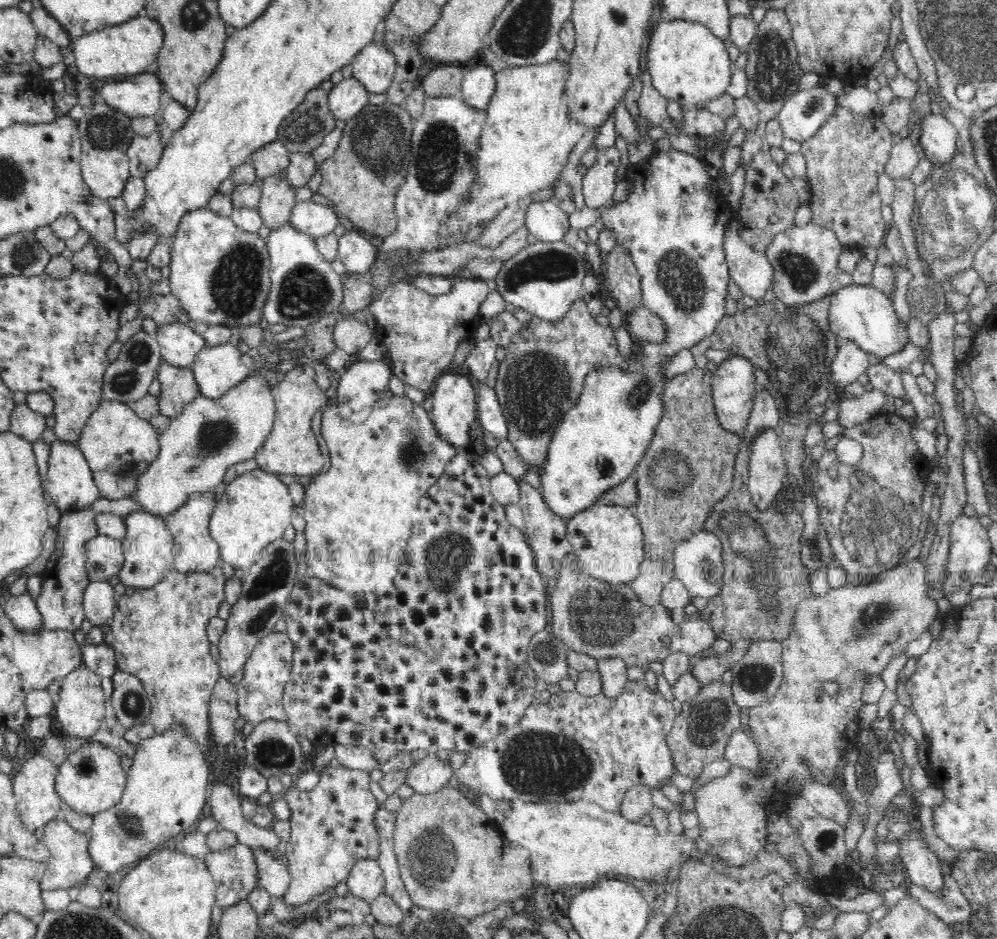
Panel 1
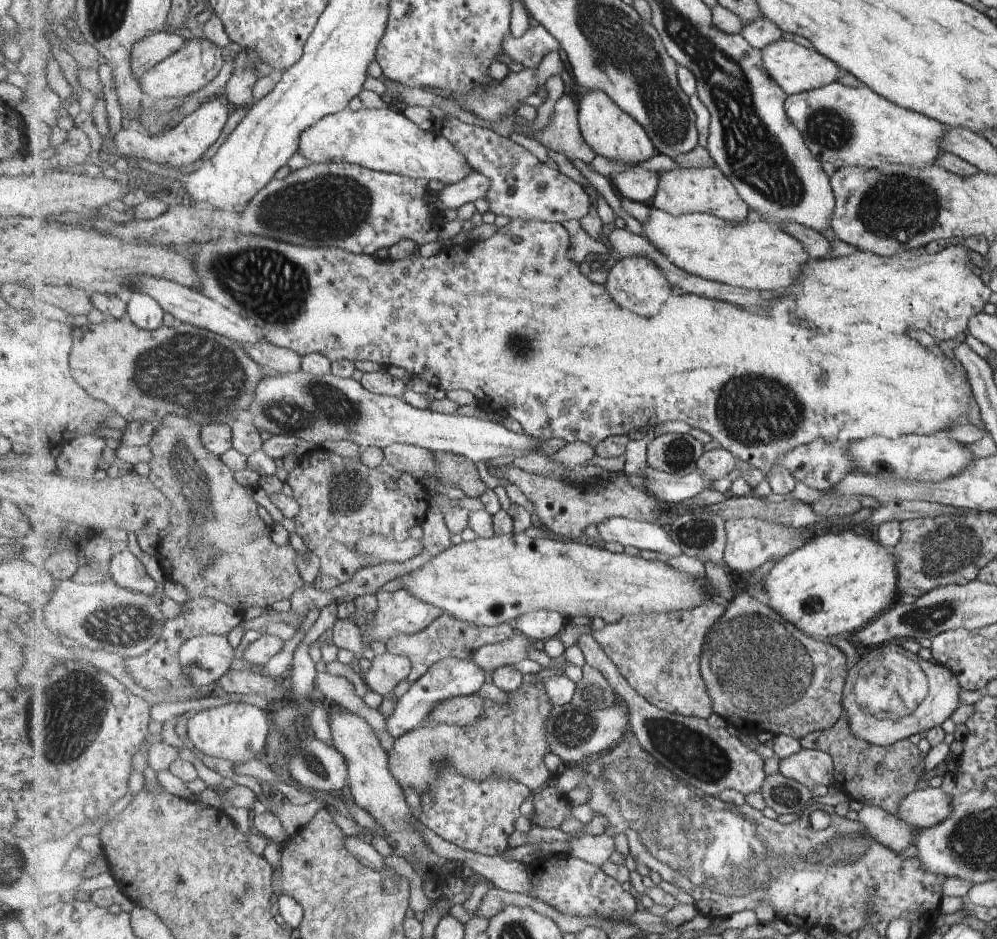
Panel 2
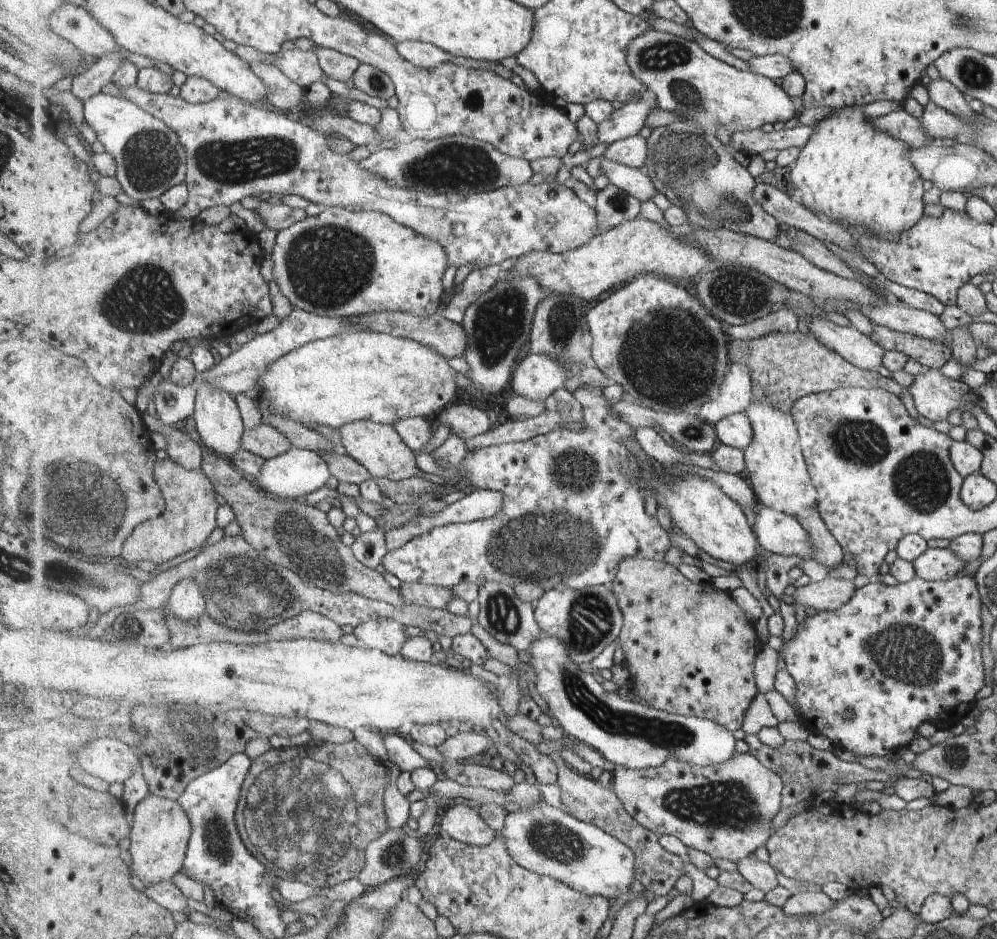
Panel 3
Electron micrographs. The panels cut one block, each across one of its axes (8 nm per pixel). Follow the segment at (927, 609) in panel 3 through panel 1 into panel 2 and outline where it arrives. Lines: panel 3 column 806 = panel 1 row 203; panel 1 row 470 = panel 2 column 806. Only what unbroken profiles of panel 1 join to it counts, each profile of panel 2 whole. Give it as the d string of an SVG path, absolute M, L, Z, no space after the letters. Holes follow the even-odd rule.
M841 528L829 530L807 541L784 556L765 576L765 592L768 604L796 628L808 635L828 639L840 634L855 634L855 630L865 628L875 620L881 610L885 610L895 598L895 557L893 548L881 546L873 540L867 530Z

